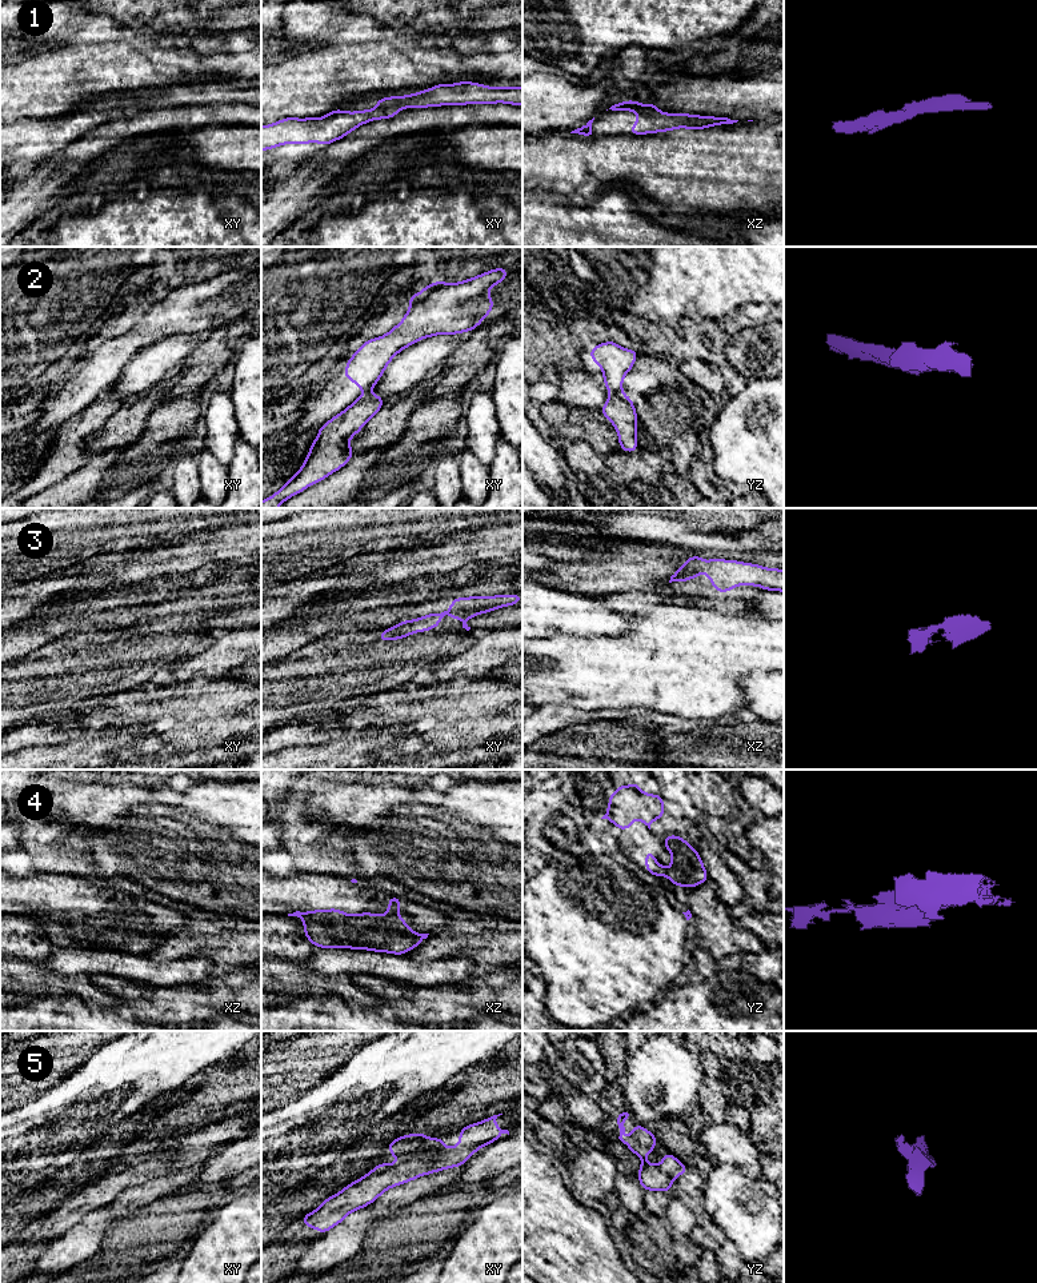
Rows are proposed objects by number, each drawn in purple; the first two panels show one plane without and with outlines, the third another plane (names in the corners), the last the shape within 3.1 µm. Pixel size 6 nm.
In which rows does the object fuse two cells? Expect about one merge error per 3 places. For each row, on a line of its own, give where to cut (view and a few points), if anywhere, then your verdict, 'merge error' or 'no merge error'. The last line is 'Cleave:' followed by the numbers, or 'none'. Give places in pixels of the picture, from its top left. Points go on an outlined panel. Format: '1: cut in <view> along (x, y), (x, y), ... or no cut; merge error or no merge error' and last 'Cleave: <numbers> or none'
1: no cut; no merge error
2: cut in yz along (621, 391), (611, 394); merge error
3: no cut; no merge error
4: no cut; no merge error
5: no cut; no merge error
Cleave: 2

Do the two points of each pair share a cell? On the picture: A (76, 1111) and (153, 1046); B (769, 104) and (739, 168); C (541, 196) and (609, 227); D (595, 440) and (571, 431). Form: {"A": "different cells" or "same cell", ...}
{"A": "same cell", "B": "different cells", "C": "same cell", "D": "different cells"}

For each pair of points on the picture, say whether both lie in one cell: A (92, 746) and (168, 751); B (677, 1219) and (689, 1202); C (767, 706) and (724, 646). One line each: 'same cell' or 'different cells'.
A: different cells
B: different cells
C: different cells

